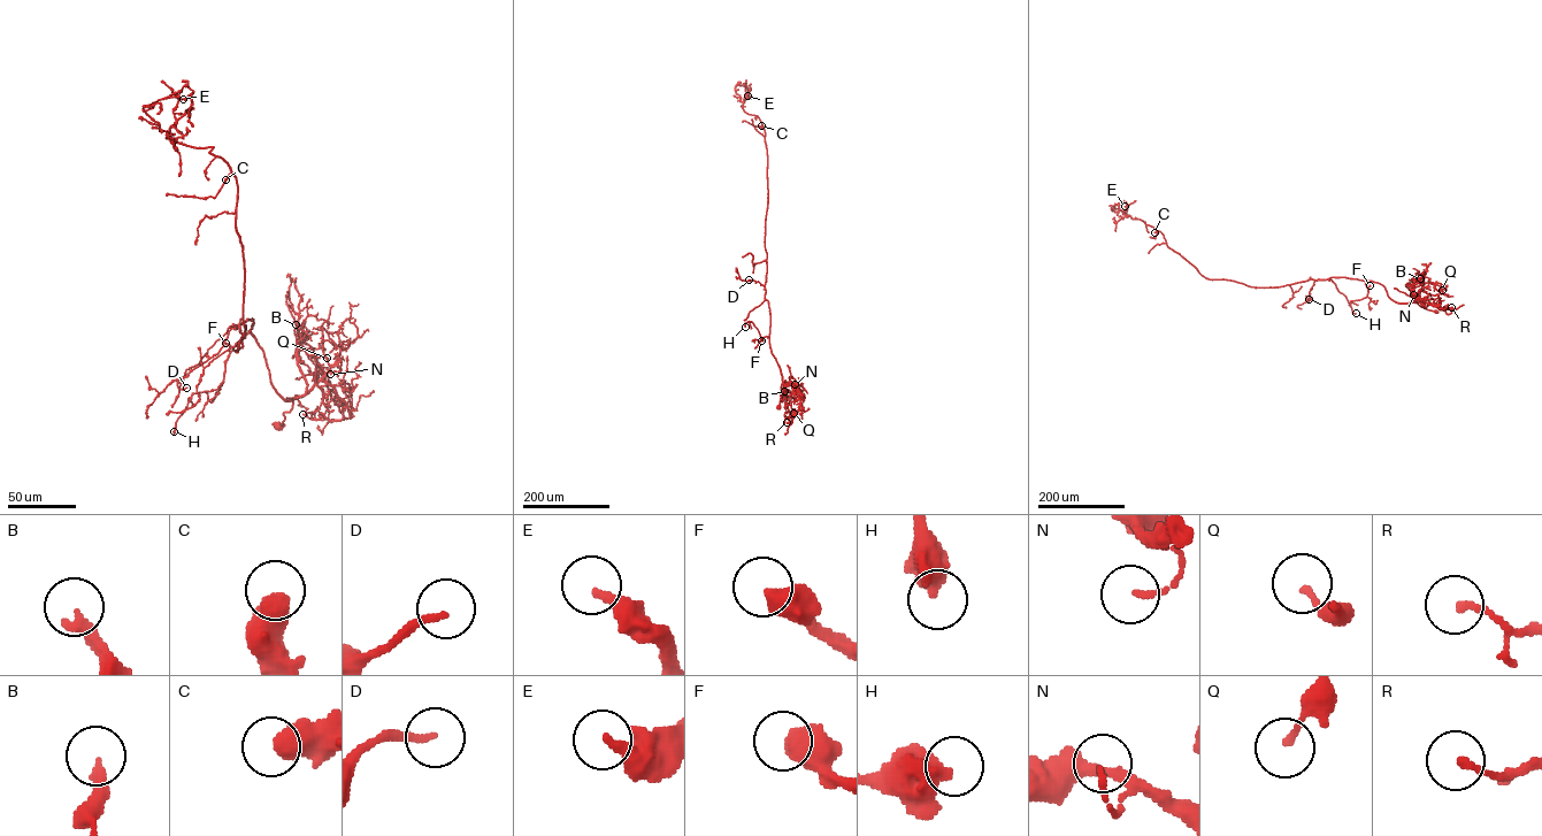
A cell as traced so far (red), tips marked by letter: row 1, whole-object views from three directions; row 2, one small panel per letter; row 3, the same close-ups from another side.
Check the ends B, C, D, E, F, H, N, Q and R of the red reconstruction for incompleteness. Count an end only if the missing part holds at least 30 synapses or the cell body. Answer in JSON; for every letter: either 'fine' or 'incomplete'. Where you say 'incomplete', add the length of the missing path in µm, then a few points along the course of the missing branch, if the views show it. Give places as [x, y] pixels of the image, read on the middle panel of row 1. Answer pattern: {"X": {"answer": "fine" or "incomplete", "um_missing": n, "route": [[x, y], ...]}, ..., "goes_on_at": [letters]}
{"B": {"answer": "fine"}, "C": {"answer": "fine"}, "D": {"answer": "fine"}, "E": {"answer": "fine"}, "F": {"answer": "fine"}, "H": {"answer": "fine"}, "N": {"answer": "fine"}, "Q": {"answer": "fine"}, "R": {"answer": "fine"}, "goes_on_at": []}

